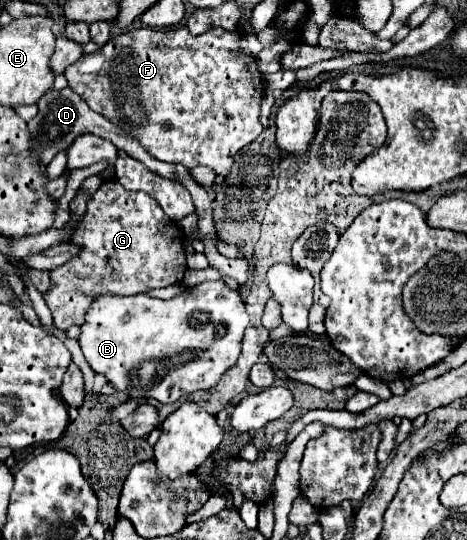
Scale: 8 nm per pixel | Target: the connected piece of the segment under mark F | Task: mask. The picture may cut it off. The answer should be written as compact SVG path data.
M187 25L167 29L135 27L107 41L101 53L105 59L101 71L95 75L83 75L77 63L65 69L69 87L79 93L95 113L119 125L133 139L139 139L159 161L183 163L189 169L205 165L217 175L229 175L235 153L263 131L259 111L265 87L251 55L247 67L247 53L241 49L241 33L237 29L223 31L221 27L213 27L203 35L191 35Z

